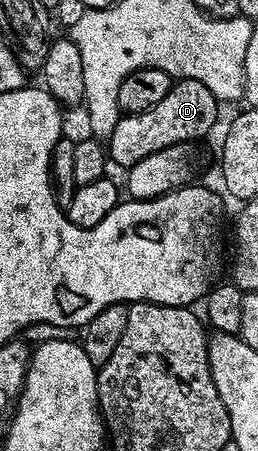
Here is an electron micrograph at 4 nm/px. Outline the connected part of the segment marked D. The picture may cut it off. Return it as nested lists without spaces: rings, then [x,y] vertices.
[[[196,79],[175,80],[168,95],[164,95],[164,99],[156,103],[156,107],[119,116],[116,127],[108,138],[109,160],[113,164],[115,161],[116,164],[122,165],[121,167],[129,167],[140,163],[140,159],[146,158],[147,155],[164,151],[164,147],[172,147],[185,141],[197,142],[197,137],[204,136],[217,123],[218,109],[220,102],[212,95],[212,91],[208,91],[208,87],[204,87],[204,83]]]

